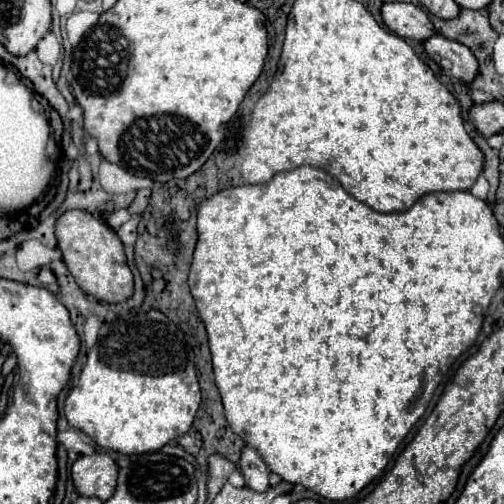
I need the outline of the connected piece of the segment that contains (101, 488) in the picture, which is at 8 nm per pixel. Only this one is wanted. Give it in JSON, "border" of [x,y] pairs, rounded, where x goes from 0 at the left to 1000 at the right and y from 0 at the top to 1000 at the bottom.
{"border":[[[212,899],[161,903],[141,927],[141,946],[161,982],[212,994],[228,974],[232,919]]]}

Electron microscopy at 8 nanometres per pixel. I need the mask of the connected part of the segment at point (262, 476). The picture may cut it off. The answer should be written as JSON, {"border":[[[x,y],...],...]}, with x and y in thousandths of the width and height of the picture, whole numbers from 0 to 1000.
{"border":[[[498,883],[482,887],[482,895],[478,895],[474,931],[486,946],[486,962],[498,966],[502,974],[526,974],[534,966],[534,931]]]}

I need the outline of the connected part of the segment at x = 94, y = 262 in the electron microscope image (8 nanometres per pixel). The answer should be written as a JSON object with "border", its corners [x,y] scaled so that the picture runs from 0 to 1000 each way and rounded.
{"border":[[[129,419],[109,442],[113,490],[153,565],[204,601],[240,601],[264,585],[264,542],[252,526],[244,482],[232,462],[173,419]]]}

